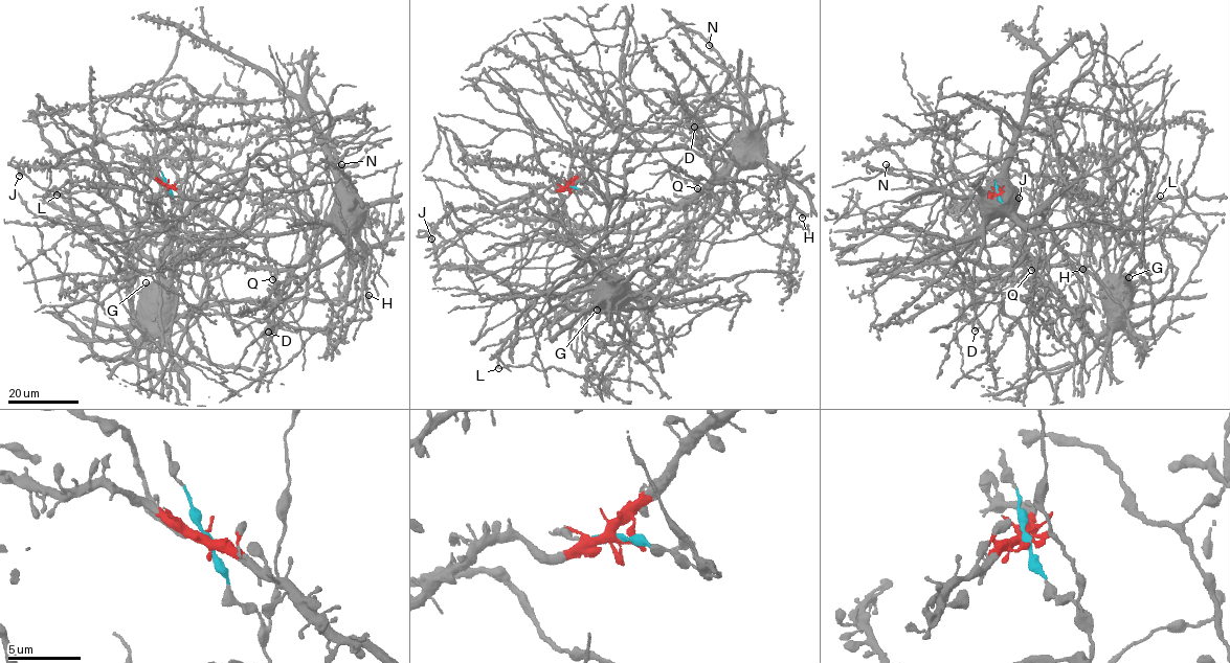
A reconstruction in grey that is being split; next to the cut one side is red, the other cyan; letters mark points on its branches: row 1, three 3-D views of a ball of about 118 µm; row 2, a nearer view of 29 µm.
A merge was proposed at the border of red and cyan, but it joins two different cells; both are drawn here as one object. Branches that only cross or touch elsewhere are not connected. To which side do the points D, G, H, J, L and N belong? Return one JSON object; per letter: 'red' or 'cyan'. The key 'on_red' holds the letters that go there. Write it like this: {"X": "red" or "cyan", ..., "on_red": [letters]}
{"D": "red", "G": "cyan", "H": "red", "J": "red", "L": "cyan", "N": "red", "on_red": ["D", "H", "J", "N"]}

